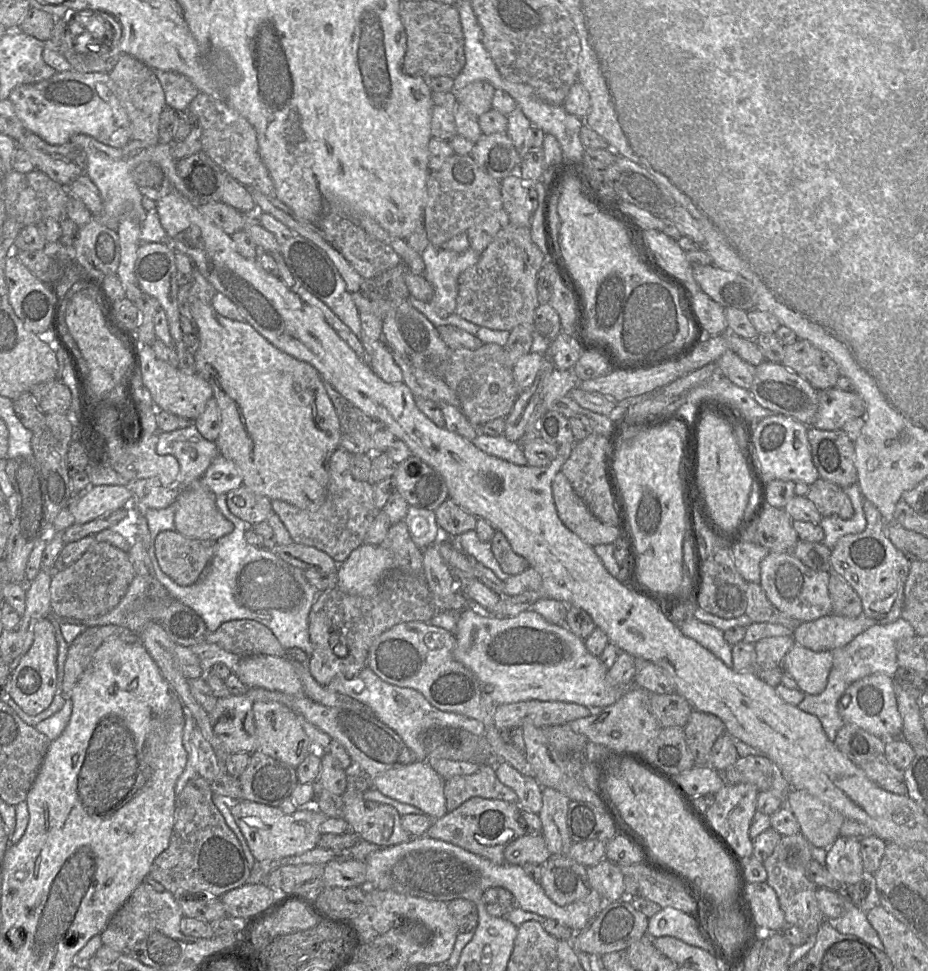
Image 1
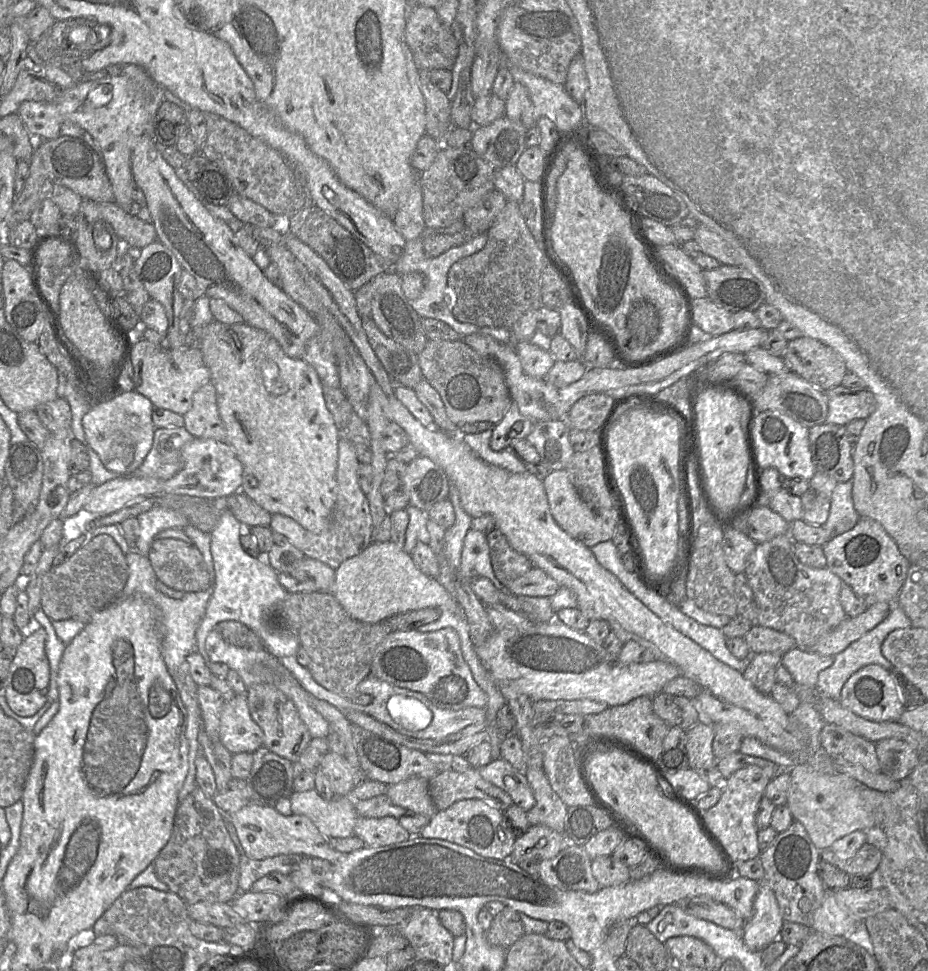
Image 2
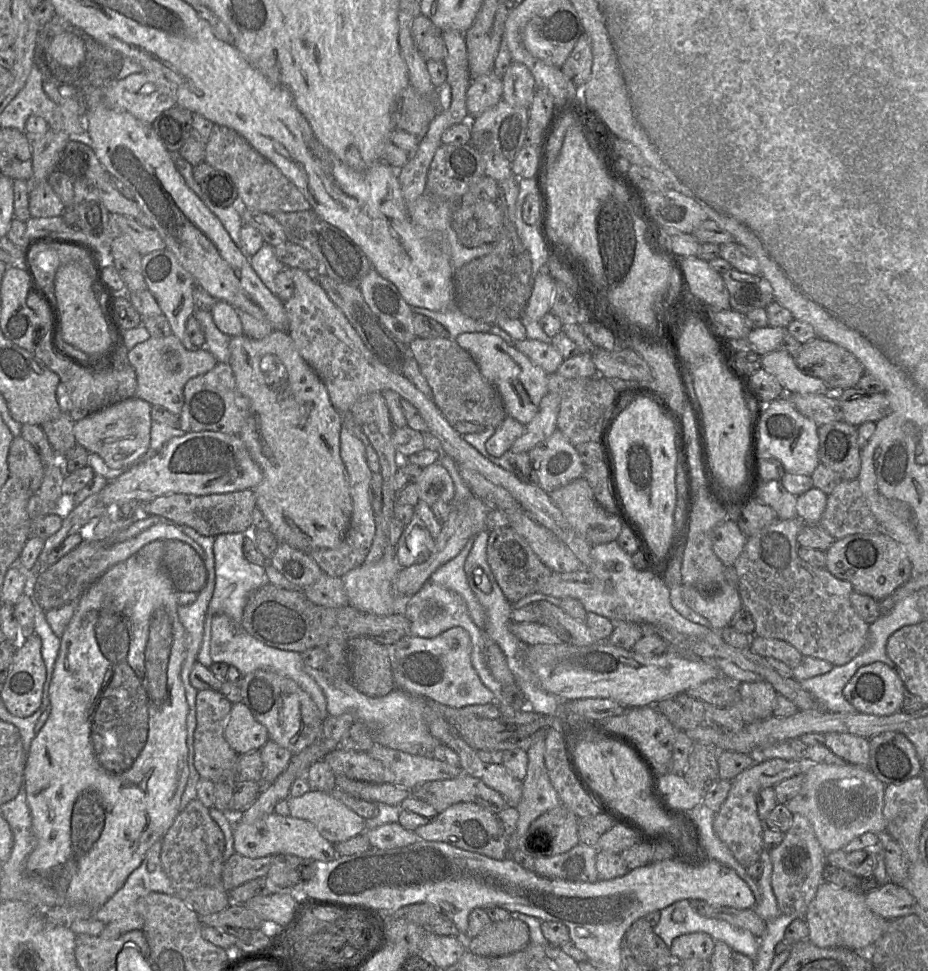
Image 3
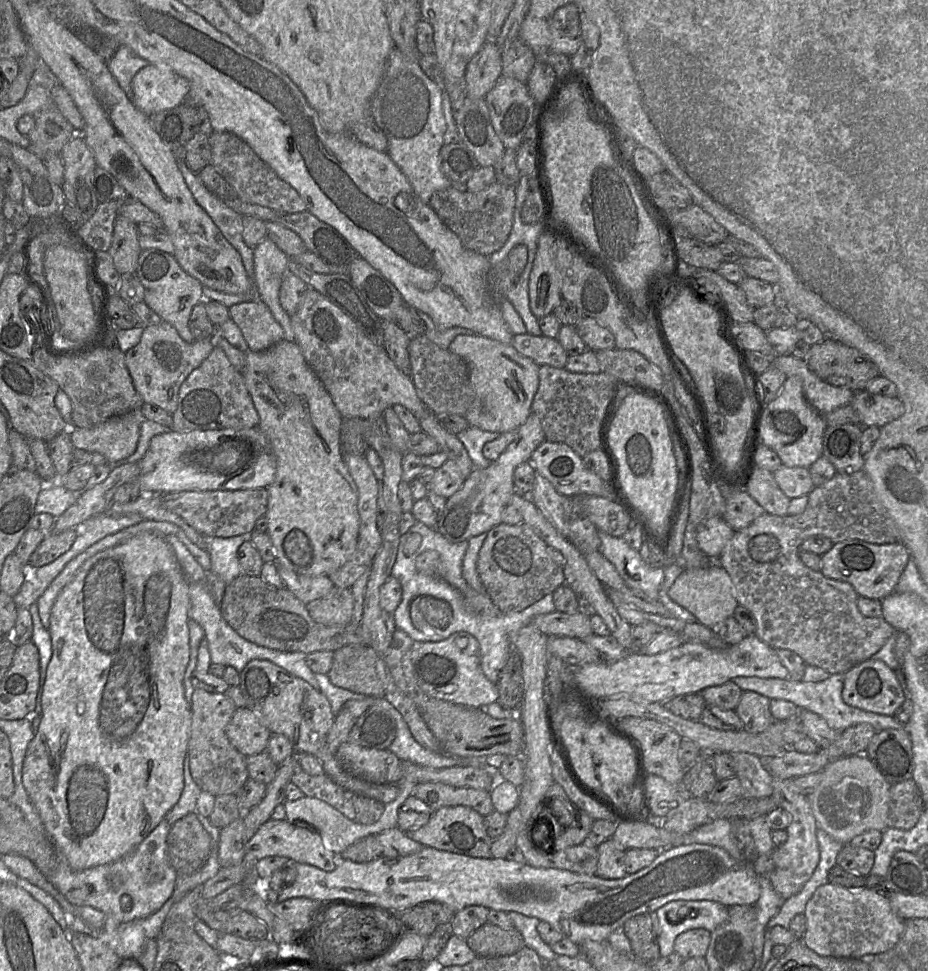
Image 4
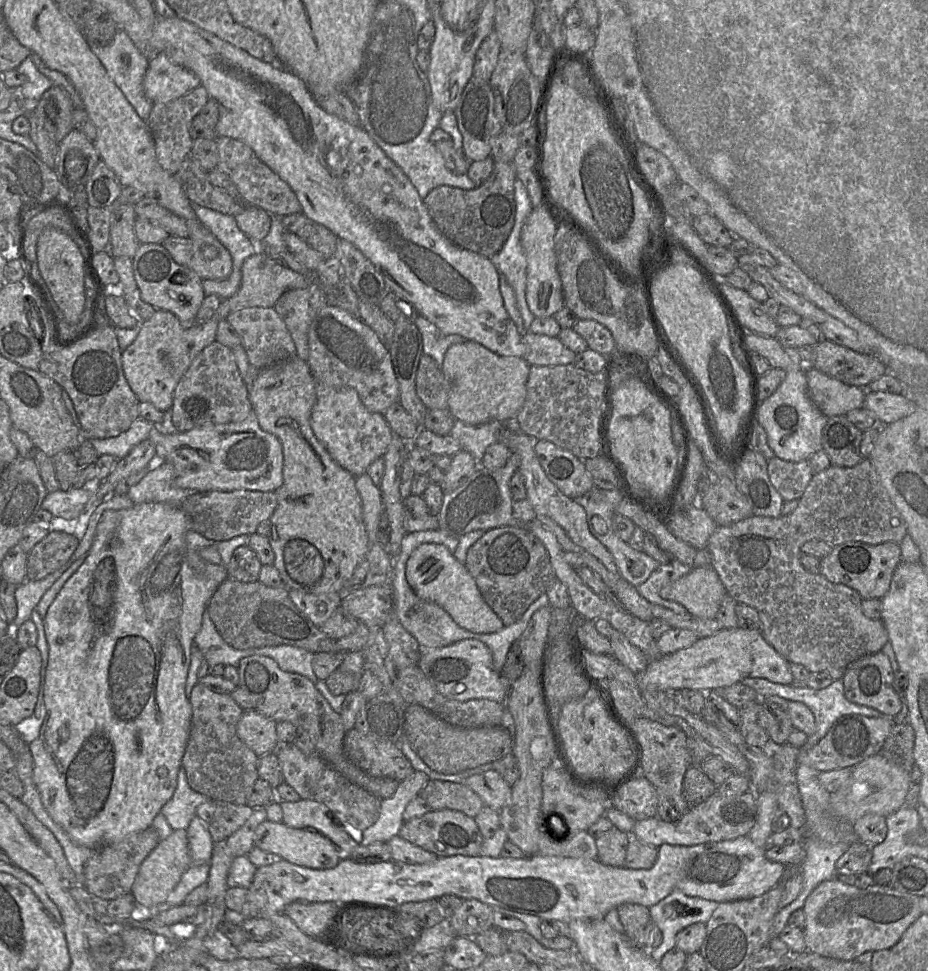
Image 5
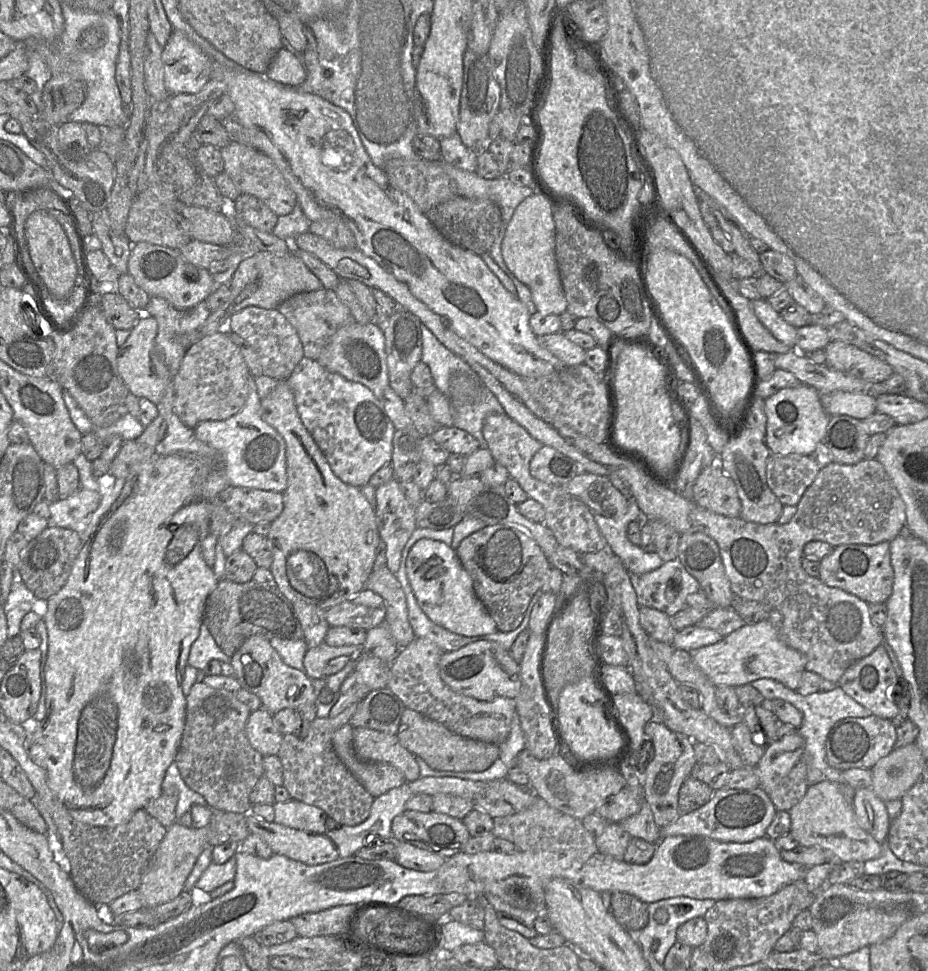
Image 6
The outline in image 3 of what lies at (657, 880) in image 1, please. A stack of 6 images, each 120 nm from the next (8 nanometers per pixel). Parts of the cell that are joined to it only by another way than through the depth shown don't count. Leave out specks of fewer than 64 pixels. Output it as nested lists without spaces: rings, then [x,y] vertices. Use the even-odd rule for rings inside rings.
[[[702,900],[690,901],[701,916],[724,920],[735,927],[749,931],[757,938],[760,938],[766,930],[766,922],[755,913],[754,909],[712,906]]]

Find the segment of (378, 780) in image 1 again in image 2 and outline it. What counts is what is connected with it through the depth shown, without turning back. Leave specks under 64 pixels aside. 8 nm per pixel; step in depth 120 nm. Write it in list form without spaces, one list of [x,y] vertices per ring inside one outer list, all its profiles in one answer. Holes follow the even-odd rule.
[[[412,777],[389,785],[386,796],[395,805],[433,817],[437,809],[429,793],[429,779]]]

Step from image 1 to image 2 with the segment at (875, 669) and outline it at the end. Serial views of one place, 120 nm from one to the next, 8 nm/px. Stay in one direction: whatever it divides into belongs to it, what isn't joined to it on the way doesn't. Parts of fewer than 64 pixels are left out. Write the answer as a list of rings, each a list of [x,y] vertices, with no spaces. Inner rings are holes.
[[[896,599],[890,613],[882,622],[864,634],[861,638],[851,643],[842,652],[834,656],[833,664],[819,673],[815,688],[817,688],[825,696],[839,701],[842,687],[847,679],[864,666],[869,664],[877,664],[891,672],[894,666],[883,656],[881,652],[882,643],[892,631],[911,627],[911,620],[907,617],[903,609],[897,604]]]

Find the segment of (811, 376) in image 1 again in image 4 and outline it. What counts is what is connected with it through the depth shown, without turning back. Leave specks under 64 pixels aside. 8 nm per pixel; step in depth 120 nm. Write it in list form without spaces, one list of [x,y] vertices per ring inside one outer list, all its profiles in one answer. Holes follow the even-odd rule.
[[[829,336],[810,346],[805,361],[822,380],[853,392],[865,390],[866,385],[880,375],[868,356]]]

